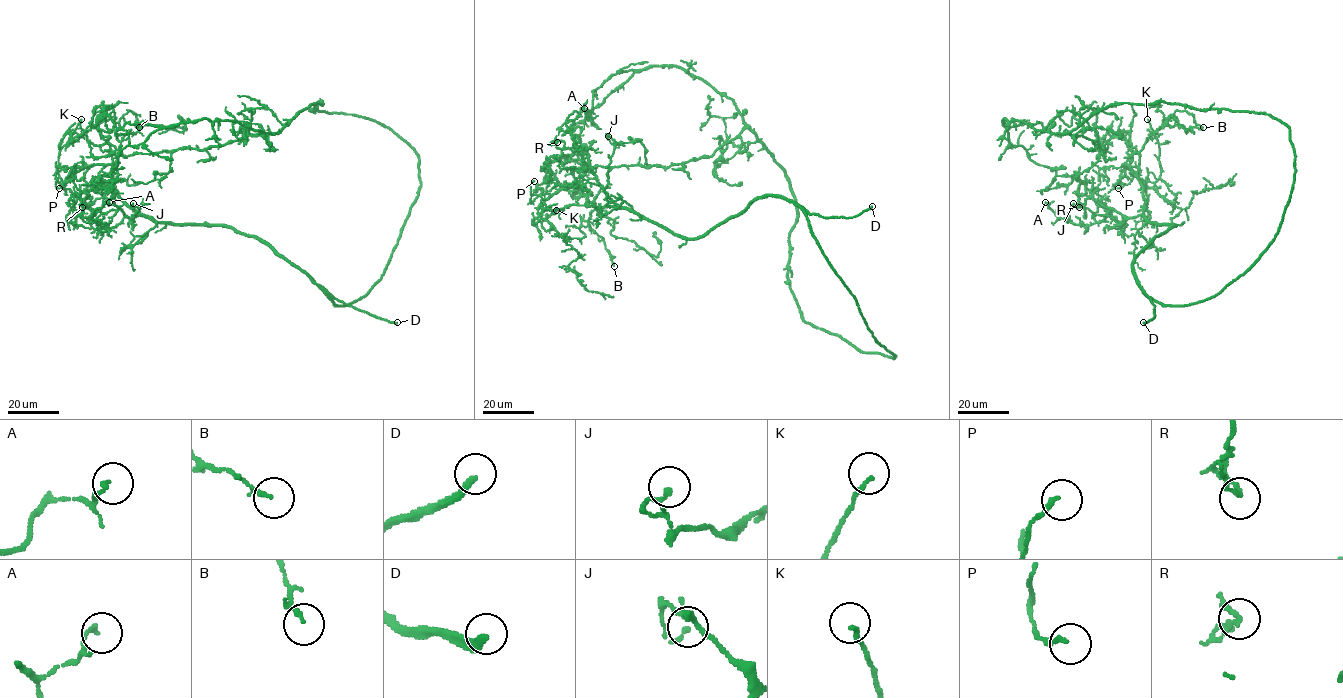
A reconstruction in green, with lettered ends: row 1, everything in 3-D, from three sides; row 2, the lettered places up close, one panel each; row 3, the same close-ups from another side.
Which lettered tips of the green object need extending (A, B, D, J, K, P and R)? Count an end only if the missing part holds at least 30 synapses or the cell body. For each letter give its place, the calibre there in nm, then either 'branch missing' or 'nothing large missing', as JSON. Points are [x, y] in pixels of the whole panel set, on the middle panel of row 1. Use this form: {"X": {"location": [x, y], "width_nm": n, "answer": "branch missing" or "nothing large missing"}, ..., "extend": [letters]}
{"A": {"location": [584, 108], "width_nm": 150, "answer": "nothing large missing"}, "B": {"location": [614, 266], "width_nm": 140, "answer": "nothing large missing"}, "D": {"location": [872, 206], "width_nm": 280, "answer": "branch missing"}, "J": {"location": [608, 136], "width_nm": 150, "answer": "nothing large missing"}, "K": {"location": [556, 210], "width_nm": 160, "answer": "nothing large missing"}, "P": {"location": [534, 181], "width_nm": 160, "answer": "nothing large missing"}, "R": {"location": [557, 142], "width_nm": 120, "answer": "nothing large missing"}, "extend": ["D"]}

